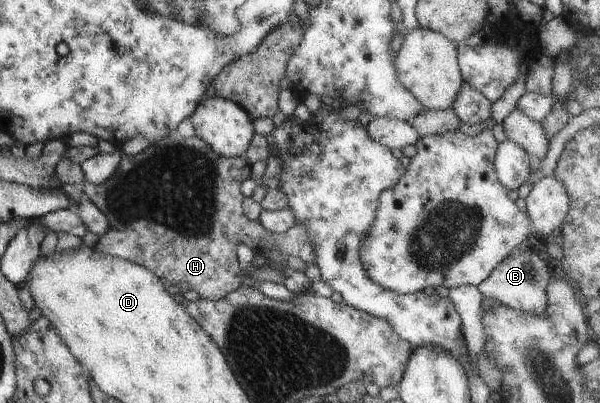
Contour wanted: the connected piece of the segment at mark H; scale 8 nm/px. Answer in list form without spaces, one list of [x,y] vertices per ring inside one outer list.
[[[166,136],[162,137],[160,142],[154,142],[150,144],[148,148],[144,148],[140,154],[136,156],[126,156],[122,153],[122,158],[120,159],[119,165],[116,167],[116,170],[112,173],[112,176],[109,176],[102,184],[93,185],[92,183],[83,182],[83,196],[88,199],[92,204],[96,205],[96,208],[100,209],[100,212],[107,216],[107,221],[110,228],[99,236],[98,241],[93,246],[92,249],[98,251],[99,253],[104,253],[116,258],[121,258],[144,268],[147,268],[152,274],[155,274],[158,277],[158,280],[164,285],[166,292],[168,294],[182,294],[187,290],[193,290],[198,294],[200,299],[210,299],[218,300],[223,296],[226,296],[230,291],[237,289],[239,286],[246,284],[243,274],[241,273],[241,268],[239,267],[237,261],[236,249],[239,244],[246,245],[248,248],[257,251],[270,249],[274,247],[275,249],[280,249],[284,255],[290,255],[292,257],[299,258],[302,262],[305,262],[307,265],[315,264],[315,255],[313,254],[313,246],[308,242],[308,235],[305,234],[305,228],[302,227],[299,223],[296,223],[285,232],[281,233],[271,233],[264,229],[260,225],[259,221],[248,220],[246,215],[243,213],[241,208],[241,202],[244,198],[240,193],[240,183],[243,180],[246,180],[251,177],[250,175],[250,164],[249,162],[242,157],[223,157],[218,156],[215,152],[212,152],[212,149],[200,138],[194,136],[188,138],[176,138],[176,142],[170,142],[166,140]]]

